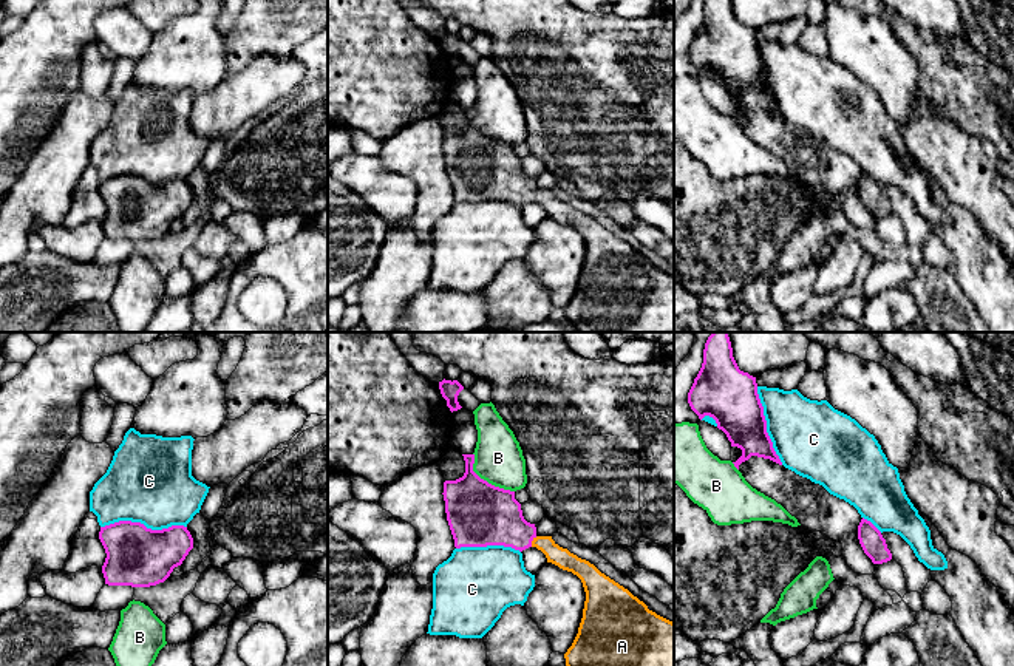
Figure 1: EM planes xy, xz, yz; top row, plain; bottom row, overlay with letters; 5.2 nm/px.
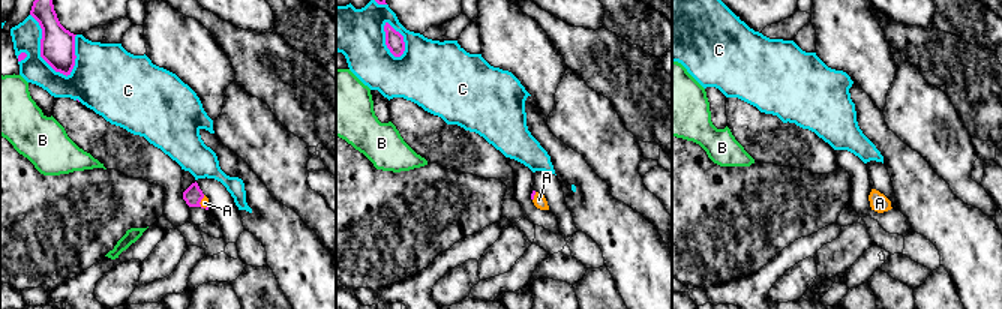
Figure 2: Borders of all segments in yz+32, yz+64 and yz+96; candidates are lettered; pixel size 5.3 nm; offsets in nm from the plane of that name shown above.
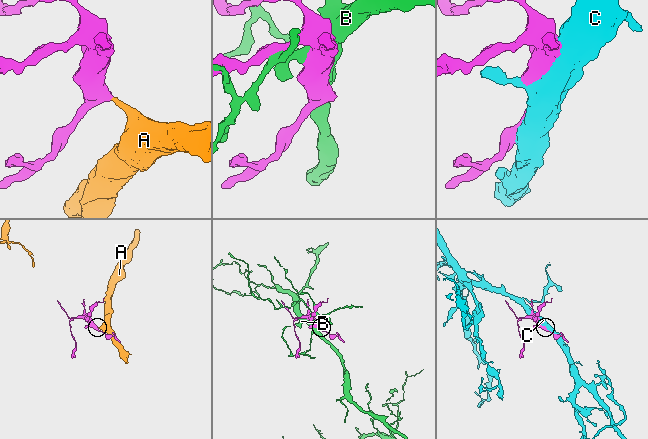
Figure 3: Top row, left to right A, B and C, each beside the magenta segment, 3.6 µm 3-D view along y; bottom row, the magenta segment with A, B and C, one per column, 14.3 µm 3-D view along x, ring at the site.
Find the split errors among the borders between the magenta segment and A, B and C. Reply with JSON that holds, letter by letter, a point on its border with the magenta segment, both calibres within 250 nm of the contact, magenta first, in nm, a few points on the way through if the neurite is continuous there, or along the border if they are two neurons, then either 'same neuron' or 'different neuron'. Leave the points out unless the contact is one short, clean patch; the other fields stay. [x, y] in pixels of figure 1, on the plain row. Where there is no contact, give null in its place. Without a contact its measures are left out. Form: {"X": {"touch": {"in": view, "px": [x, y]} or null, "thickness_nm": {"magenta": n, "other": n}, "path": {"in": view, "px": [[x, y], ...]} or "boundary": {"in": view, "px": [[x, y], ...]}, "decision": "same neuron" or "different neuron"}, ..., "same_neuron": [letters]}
{"A": {"touch": {"in": "xz", "px": [532, 193]}, "thickness_nm": {"magenta": 300, "other": 100}, "path": {"in": "xz", "px": [[490, 170], [532, 193], [544, 197], [563, 212]]}, "decision": "same neuron"}, "B": {"touch": {"in": "xz", "px": [486, 135]}, "thickness_nm": {"magenta": 320, "other": 260}, "decision": "different neuron"}, "C": {"touch": {"in": "xy", "px": [142, 178]}, "thickness_nm": {"magenta": 320, "other": 440}, "decision": "different neuron"}, "same_neuron": ["A"]}

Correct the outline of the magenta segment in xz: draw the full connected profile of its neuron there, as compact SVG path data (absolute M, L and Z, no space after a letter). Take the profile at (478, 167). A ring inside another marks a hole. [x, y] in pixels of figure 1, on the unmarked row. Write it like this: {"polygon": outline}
{"polygon": "M462 108L465 127L444 136L447 175L454 201L504 199L515 204L536 201L547 216L577 229L586 255L578 287L564 308L566 320L578 332L674 332L674 277L649 264L628 243L601 227L594 218L560 201L552 190L538 190L535 178L524 173L515 145L481 133L473 125L475 108Z"}

